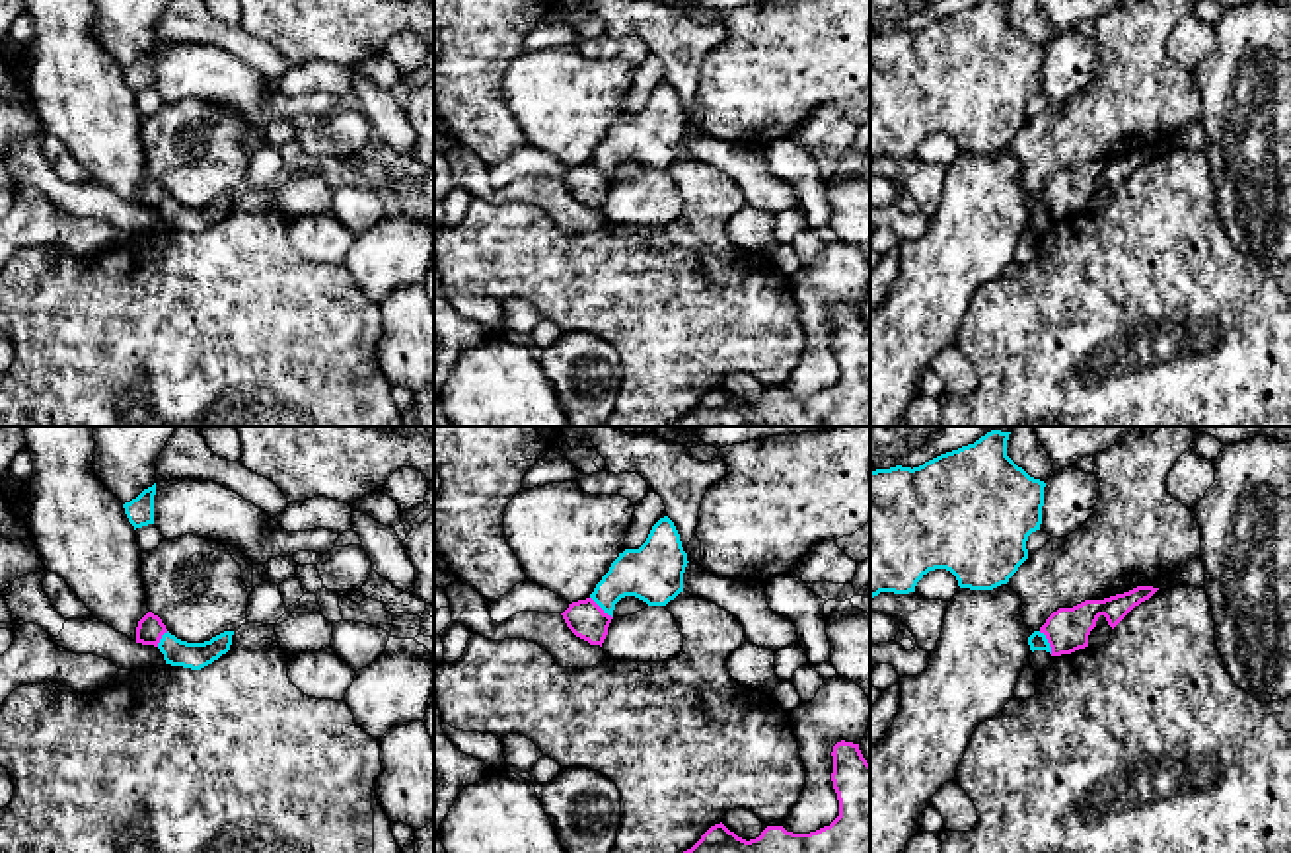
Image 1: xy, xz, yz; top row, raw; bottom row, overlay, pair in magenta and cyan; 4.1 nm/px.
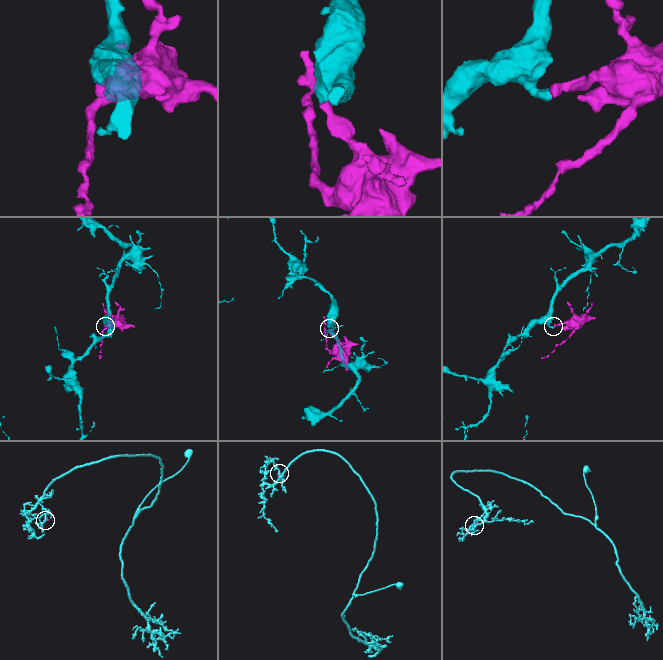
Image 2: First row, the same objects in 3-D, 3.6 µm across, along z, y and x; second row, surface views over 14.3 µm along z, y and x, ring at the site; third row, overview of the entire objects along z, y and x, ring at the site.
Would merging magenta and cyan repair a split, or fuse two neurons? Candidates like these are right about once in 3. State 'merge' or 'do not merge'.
do not merge

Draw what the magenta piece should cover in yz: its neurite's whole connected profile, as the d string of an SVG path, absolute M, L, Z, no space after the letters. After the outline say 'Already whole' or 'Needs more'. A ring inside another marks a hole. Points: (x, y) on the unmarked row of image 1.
M1137 150L1104 164L1085 164L1073 171L1059 171L1046 183L1040 197L1046 199L1051 220L1071 218L1088 210L1088 199L1100 179L1114 193L1135 169L1149 164L1157 154L1153 150Z. Already whole

